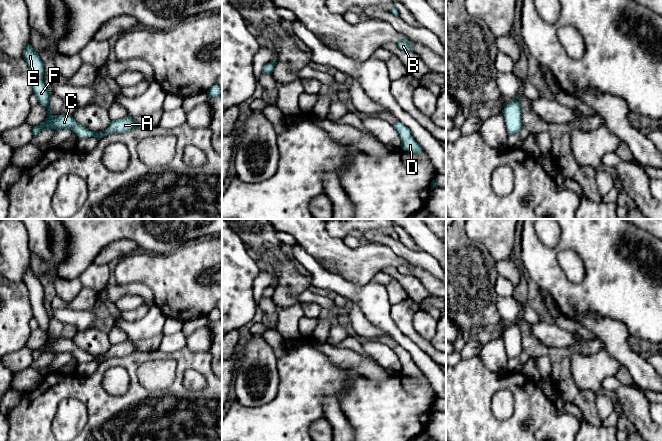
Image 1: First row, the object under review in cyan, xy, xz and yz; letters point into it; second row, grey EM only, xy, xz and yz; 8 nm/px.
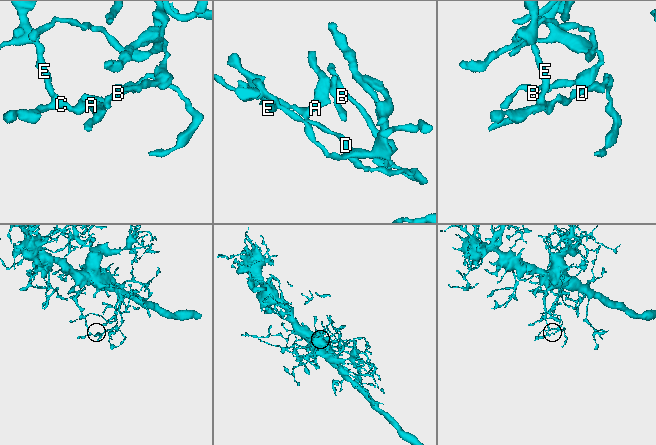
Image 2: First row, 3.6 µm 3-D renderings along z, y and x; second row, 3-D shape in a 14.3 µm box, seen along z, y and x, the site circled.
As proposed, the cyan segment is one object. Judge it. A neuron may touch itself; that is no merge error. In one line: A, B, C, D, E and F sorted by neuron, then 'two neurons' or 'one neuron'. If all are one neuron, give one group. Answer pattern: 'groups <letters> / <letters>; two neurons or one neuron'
groups A B C D E F; one neuron

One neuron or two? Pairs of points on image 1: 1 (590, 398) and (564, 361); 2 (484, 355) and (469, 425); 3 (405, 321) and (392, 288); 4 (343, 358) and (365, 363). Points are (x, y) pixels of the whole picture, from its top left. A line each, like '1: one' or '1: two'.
1: one
2: two
3: two
4: one

